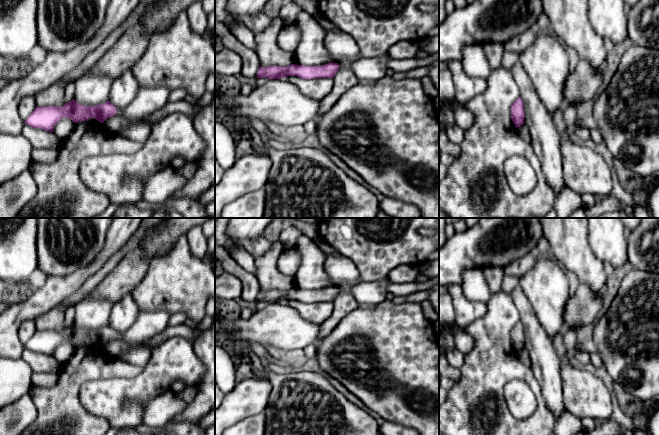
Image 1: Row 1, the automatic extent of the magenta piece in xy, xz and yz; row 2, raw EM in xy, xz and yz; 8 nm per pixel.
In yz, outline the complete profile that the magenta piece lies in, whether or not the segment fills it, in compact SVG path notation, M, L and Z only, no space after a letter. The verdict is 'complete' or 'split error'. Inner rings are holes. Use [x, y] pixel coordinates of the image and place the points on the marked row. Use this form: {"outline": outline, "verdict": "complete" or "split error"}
{"outline": "M521 97L511 106L511 118L516 128L524 124L525 113Z", "verdict": "complete"}

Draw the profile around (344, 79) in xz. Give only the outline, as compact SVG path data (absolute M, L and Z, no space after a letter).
M344 60L338 63L339 70L333 78L333 88L330 93L320 100L318 115L325 114L350 88L359 83L358 78L351 69L352 62Z

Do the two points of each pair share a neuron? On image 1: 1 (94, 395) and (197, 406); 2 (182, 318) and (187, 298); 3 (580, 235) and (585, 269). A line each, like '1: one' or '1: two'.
1: two
2: two
3: one

